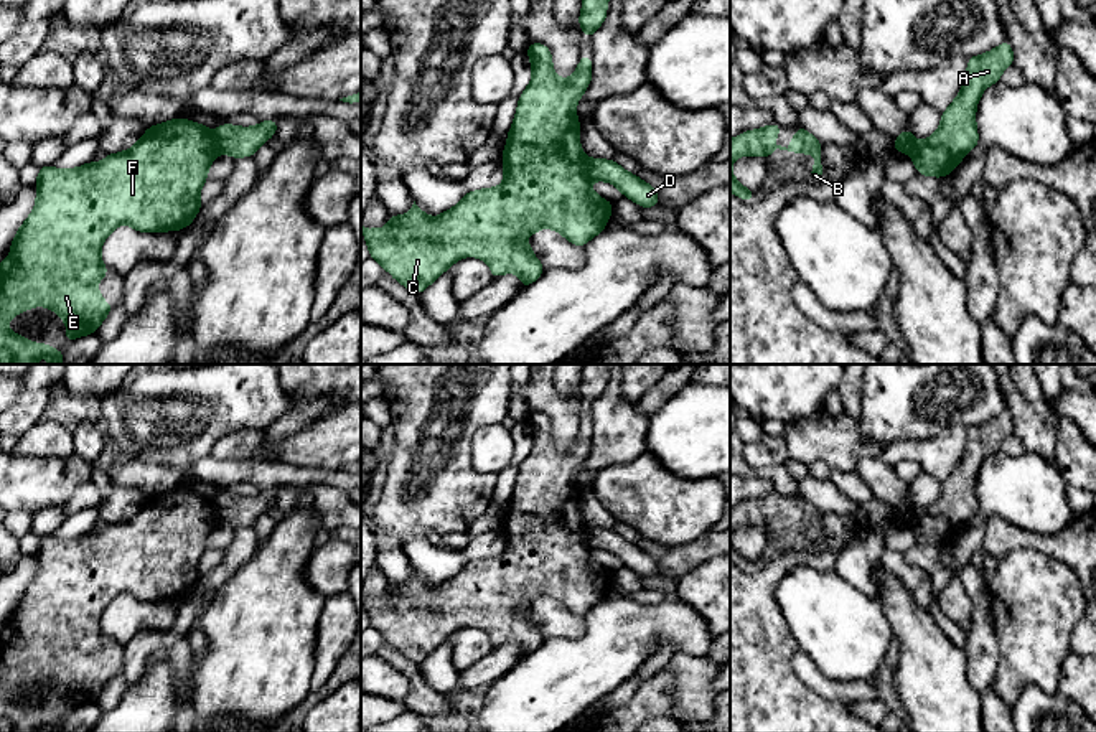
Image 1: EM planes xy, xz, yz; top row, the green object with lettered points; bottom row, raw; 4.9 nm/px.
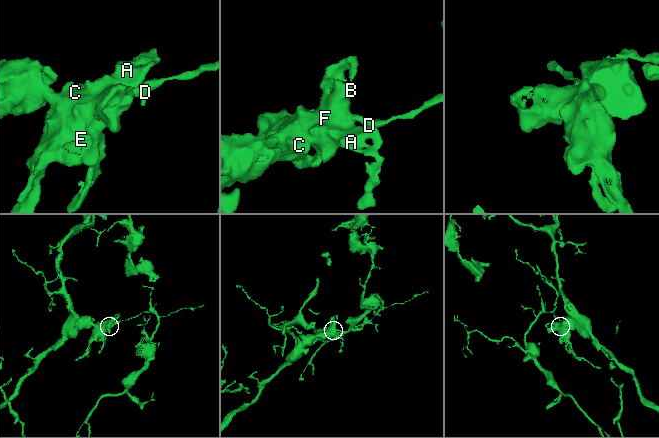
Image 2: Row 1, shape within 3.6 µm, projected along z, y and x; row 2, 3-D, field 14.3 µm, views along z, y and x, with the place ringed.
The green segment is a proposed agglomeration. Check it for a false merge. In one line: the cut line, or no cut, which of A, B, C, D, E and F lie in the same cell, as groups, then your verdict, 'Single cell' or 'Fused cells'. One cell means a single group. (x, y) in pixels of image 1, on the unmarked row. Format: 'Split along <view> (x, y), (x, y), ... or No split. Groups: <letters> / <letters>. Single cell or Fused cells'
Split along xy (215, 503), (221, 521). Groups: A B C E F / D. Fused cells

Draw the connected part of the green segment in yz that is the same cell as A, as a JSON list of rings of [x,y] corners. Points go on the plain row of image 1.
[[[1005,409],[989,422],[967,427],[963,458],[941,481],[938,500],[926,509],[911,509],[906,523],[916,542],[943,547],[977,514],[976,475],[987,455],[1000,450],[1005,437],[1014,434],[1014,419]]]

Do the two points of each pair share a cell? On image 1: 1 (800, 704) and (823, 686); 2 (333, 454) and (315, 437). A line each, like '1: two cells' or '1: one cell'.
1: two cells
2: one cell

